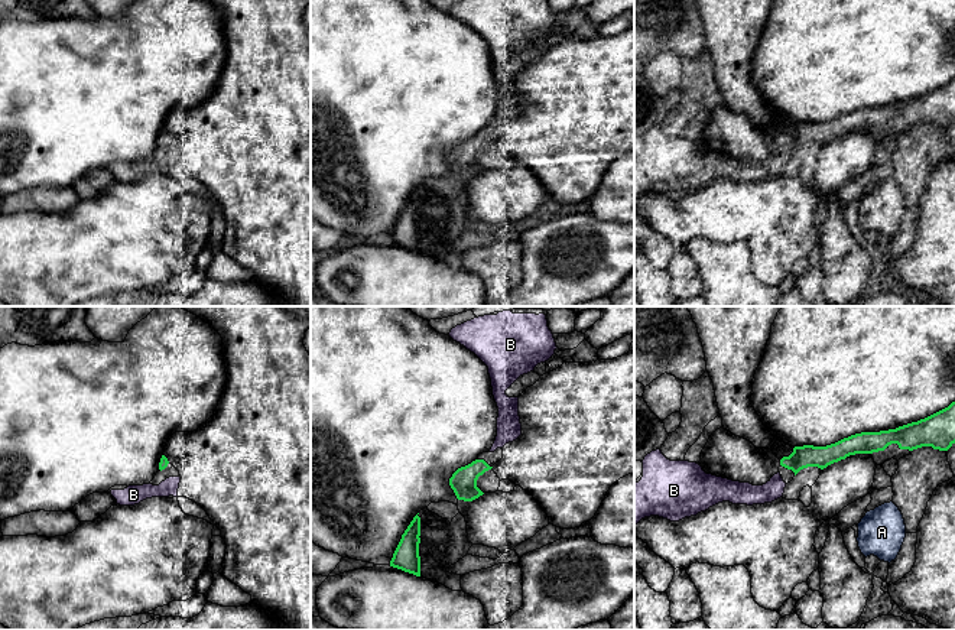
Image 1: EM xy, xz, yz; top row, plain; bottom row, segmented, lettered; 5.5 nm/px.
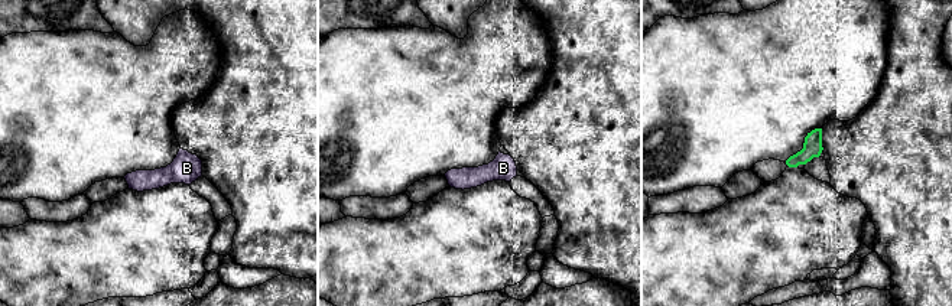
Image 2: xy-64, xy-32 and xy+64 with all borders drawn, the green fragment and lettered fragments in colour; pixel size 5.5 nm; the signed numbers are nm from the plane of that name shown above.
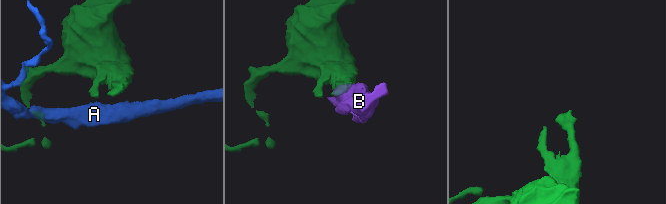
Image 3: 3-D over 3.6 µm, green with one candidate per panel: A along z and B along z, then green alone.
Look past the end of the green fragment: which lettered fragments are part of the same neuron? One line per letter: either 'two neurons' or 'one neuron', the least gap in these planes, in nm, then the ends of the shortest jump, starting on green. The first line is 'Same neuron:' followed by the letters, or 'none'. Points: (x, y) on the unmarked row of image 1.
Same neuron: B
A: two neurons | 280 nm | yz (877, 127), (890, 178)
B: one neuron | 40 nm | yz (782, 142), (779, 149)

